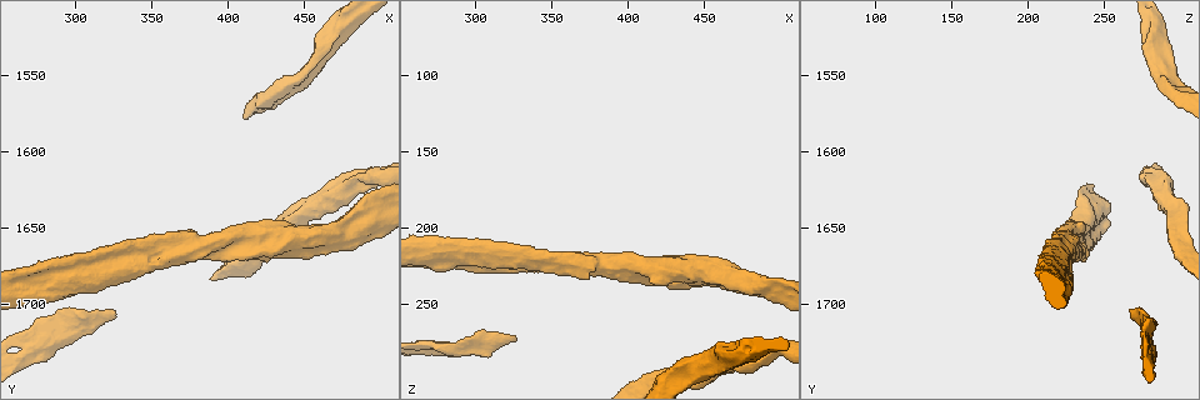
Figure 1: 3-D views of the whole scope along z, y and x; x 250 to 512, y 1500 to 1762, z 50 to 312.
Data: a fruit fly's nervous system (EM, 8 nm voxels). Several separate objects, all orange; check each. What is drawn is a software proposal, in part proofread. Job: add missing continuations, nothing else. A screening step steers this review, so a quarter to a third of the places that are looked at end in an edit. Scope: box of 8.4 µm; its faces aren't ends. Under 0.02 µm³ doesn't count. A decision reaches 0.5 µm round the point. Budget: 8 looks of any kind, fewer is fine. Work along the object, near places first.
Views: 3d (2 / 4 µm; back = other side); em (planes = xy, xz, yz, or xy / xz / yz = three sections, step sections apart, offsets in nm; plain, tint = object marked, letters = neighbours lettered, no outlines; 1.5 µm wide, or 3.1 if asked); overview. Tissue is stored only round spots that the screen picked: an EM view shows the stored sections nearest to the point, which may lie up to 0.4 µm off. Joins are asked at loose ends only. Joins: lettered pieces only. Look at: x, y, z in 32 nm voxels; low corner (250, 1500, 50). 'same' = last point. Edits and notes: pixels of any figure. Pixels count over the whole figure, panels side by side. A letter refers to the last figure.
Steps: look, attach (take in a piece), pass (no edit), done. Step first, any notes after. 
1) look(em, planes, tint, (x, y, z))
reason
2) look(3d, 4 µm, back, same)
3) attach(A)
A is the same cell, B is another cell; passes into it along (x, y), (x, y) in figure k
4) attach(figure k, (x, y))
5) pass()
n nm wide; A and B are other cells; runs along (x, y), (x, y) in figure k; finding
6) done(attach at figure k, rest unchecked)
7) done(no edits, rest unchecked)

look(3d, 2 µm, (498, 1624, 232))
free end

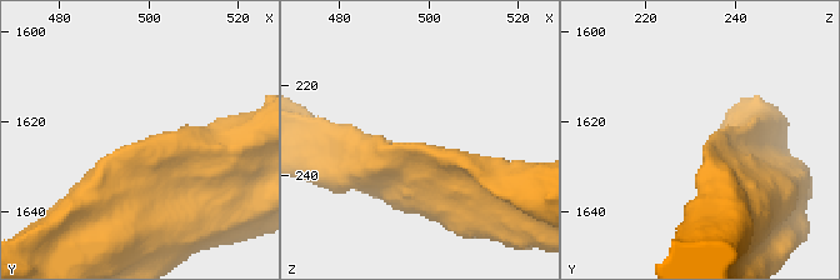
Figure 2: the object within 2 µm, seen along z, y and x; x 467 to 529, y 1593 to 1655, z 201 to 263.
look(em, planes, letters, (498, 1625, 232))

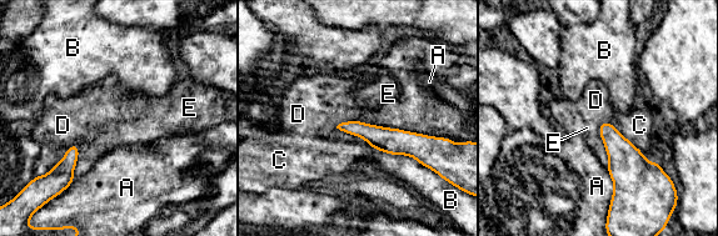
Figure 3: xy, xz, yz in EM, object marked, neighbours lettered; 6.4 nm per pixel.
pass()
A, B, C, D and E are other cells; border along (78, 144), (71, 144), (51, 167) in figure 3; no lettered piece goes on from it

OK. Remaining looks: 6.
look(em, xz, step 8, tint, (326, 1706, 270))
branch stops here

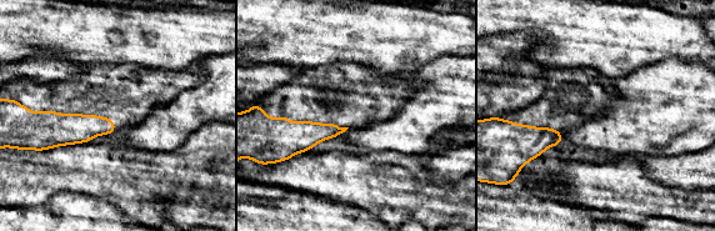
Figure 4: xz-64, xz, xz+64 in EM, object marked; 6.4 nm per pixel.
look(em, planes, letters, same)
another direction

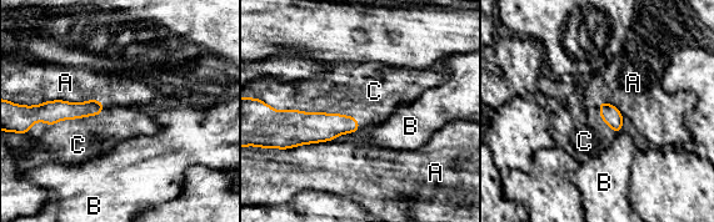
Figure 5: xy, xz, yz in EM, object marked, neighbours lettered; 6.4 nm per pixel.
attach(C)
C is the same cell, A and B are other cells; passes into it along (610, 115), (610, 127), (584, 141) in figure 5; it goes on there

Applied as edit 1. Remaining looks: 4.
done(attach at figure 5, rest unchecked)

